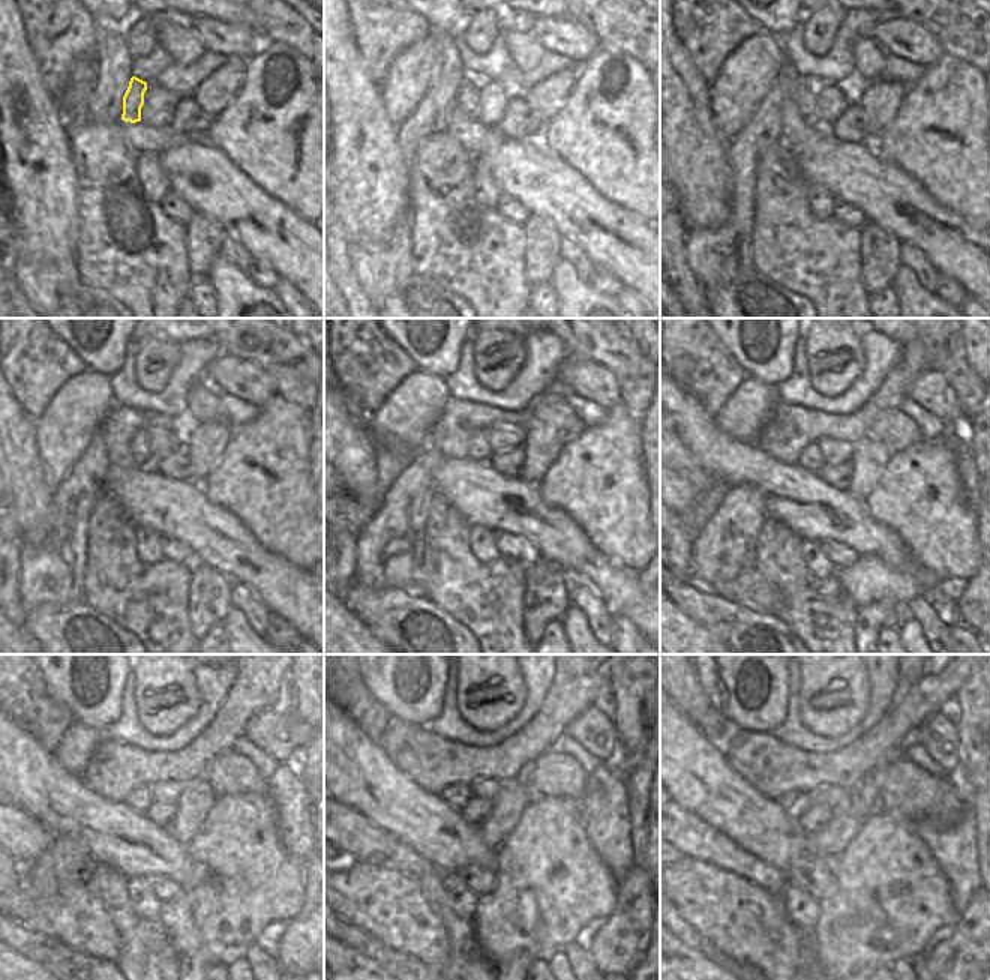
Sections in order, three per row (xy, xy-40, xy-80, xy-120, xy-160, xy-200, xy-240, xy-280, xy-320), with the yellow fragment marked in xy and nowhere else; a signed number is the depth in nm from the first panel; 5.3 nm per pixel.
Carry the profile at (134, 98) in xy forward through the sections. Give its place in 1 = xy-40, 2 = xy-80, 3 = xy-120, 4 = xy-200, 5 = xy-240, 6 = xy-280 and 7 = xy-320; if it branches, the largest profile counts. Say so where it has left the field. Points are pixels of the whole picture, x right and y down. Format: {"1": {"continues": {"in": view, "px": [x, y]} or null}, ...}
{"1": {"continues": {"in": "xy-40", "px": [468, 98]}}, "2": {"continues": {"in": "xy-80", "px": [806, 96]}}, "3": {"continues": {"in": "xy-120", "px": [140, 447]}}, "4": {"continues": {"in": "xy-200", "px": [810, 458]}}, "5": {"continues": {"in": "xy-240", "px": [138, 799]}}, "6": {"continues": {"in": "xy-280", "px": [456, 797]}}, "7": {"continues": {"in": "xy-320", "px": [794, 803]}}}

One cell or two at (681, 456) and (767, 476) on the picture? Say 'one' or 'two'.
two

